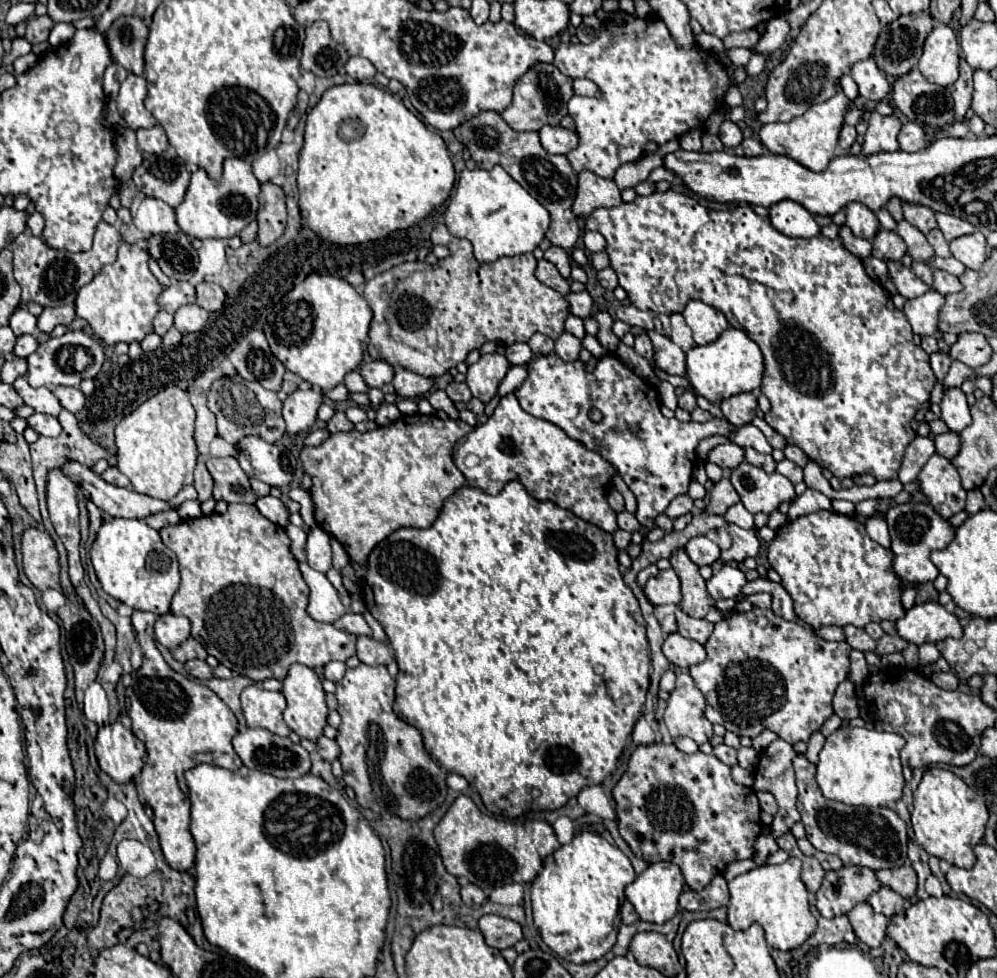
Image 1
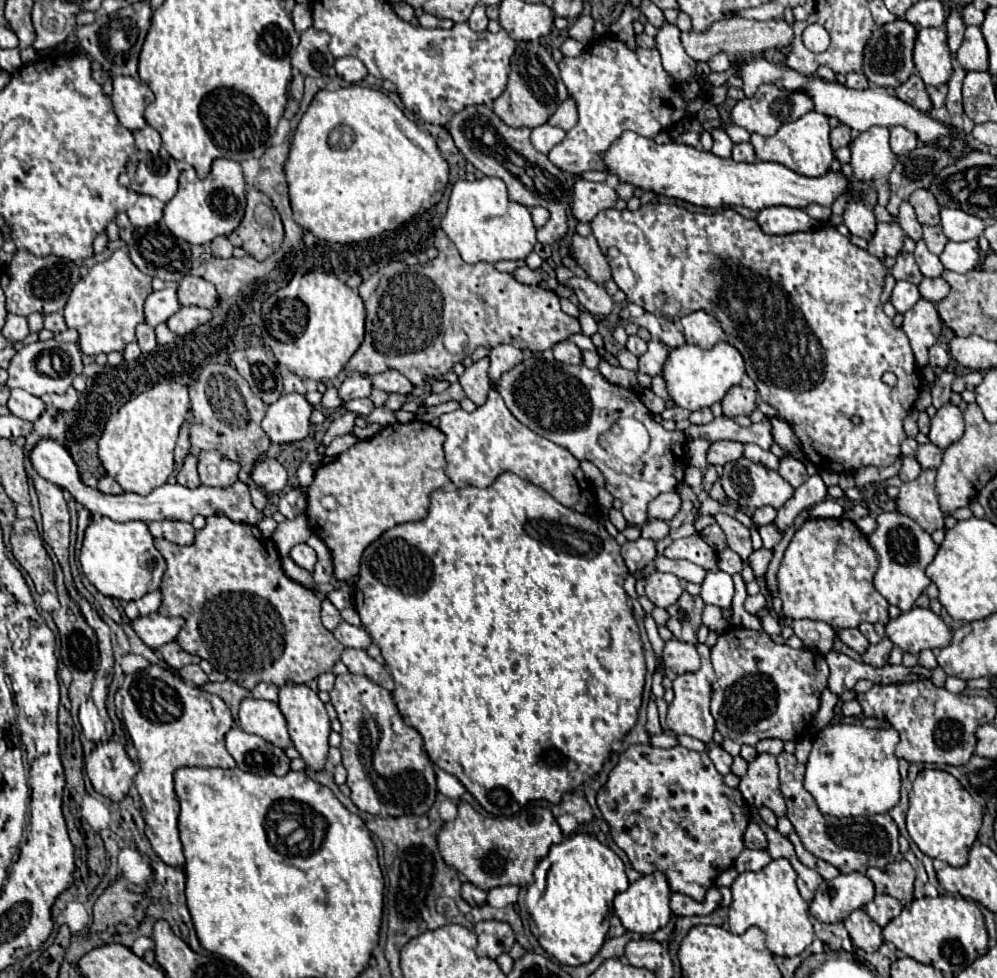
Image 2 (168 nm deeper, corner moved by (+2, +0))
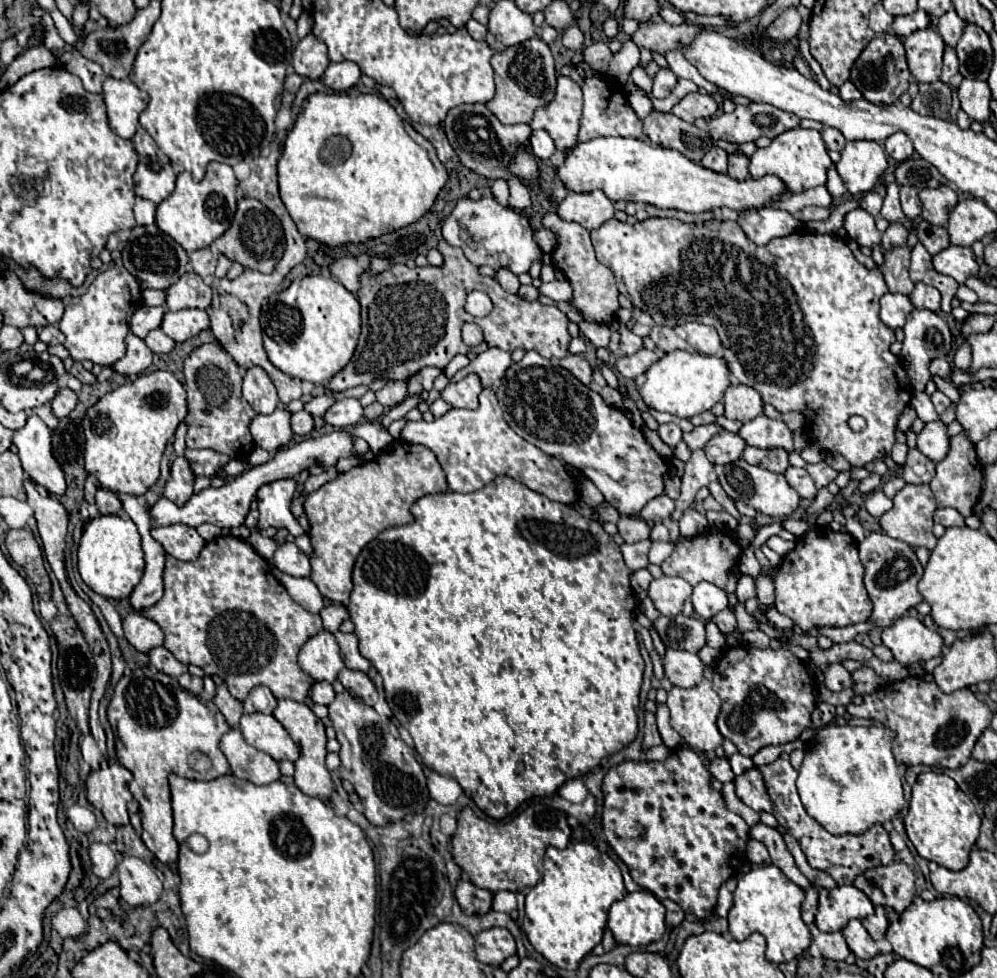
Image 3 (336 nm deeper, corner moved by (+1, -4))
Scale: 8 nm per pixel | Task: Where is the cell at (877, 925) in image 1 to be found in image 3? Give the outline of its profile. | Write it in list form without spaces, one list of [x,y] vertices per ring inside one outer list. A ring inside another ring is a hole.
[[[851,919],[847,923],[847,927],[843,929],[843,935],[847,939],[849,949],[855,953],[855,957],[871,959],[871,957],[875,957],[879,953],[875,941],[871,939],[871,935],[867,933],[867,929],[861,925],[859,919]]]

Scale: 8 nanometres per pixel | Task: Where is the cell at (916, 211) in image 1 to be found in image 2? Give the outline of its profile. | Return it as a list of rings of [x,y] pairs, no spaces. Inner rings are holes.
[[[928,189],[914,191],[910,197],[910,203],[916,209],[918,221],[922,225],[938,225],[940,223],[940,205],[934,199],[934,195],[930,195]]]

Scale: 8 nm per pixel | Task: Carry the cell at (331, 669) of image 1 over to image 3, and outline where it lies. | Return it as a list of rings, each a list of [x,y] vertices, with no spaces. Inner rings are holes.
[[[317,681],[313,687],[311,687],[311,699],[313,703],[319,703],[319,705],[329,705],[333,699],[335,699],[335,689],[329,681]]]

